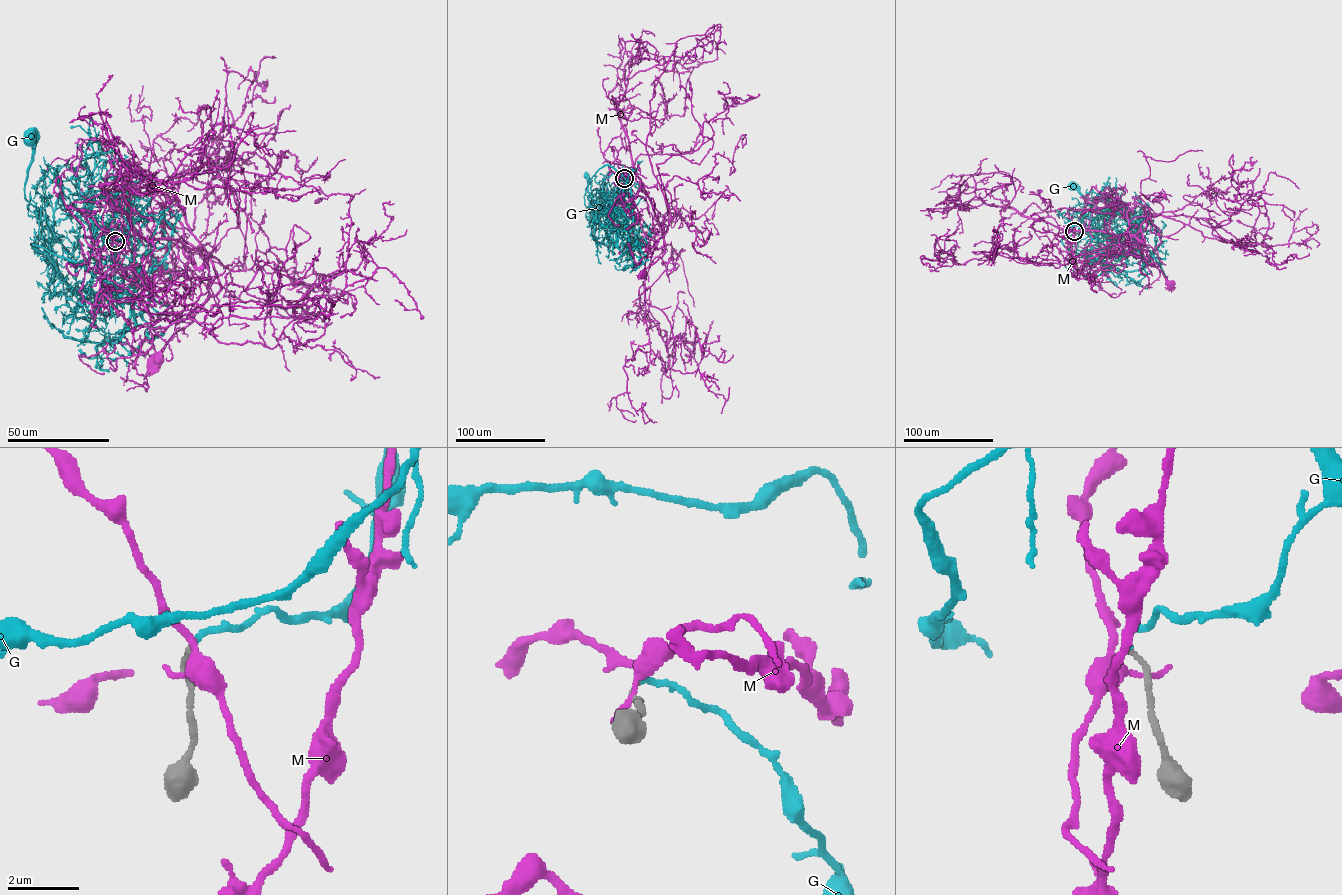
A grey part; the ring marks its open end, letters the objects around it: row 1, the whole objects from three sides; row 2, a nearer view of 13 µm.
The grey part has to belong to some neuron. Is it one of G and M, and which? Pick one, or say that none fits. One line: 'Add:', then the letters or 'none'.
Add: G

